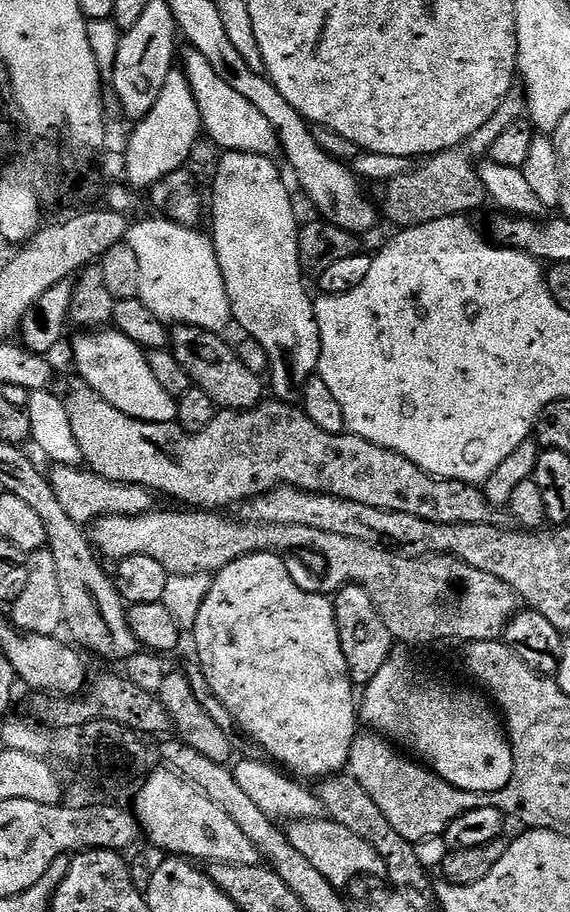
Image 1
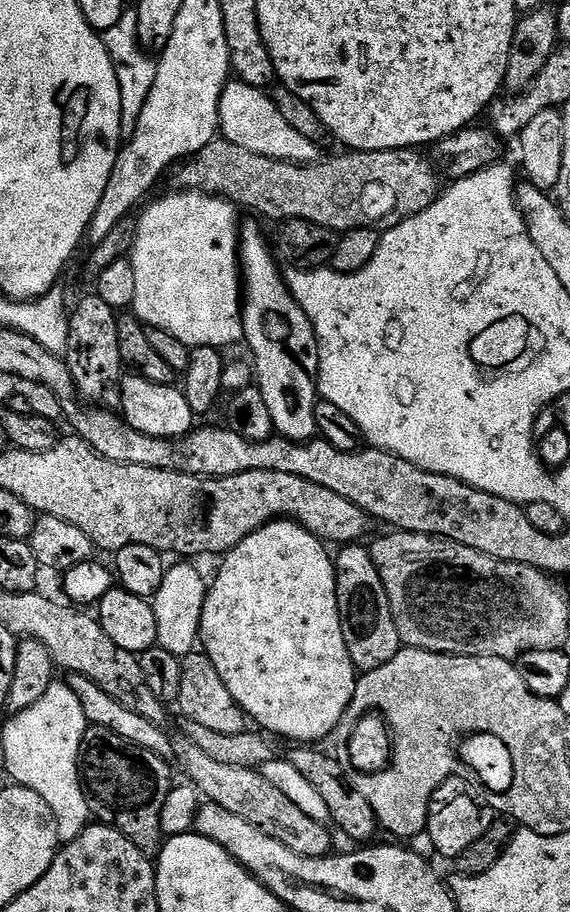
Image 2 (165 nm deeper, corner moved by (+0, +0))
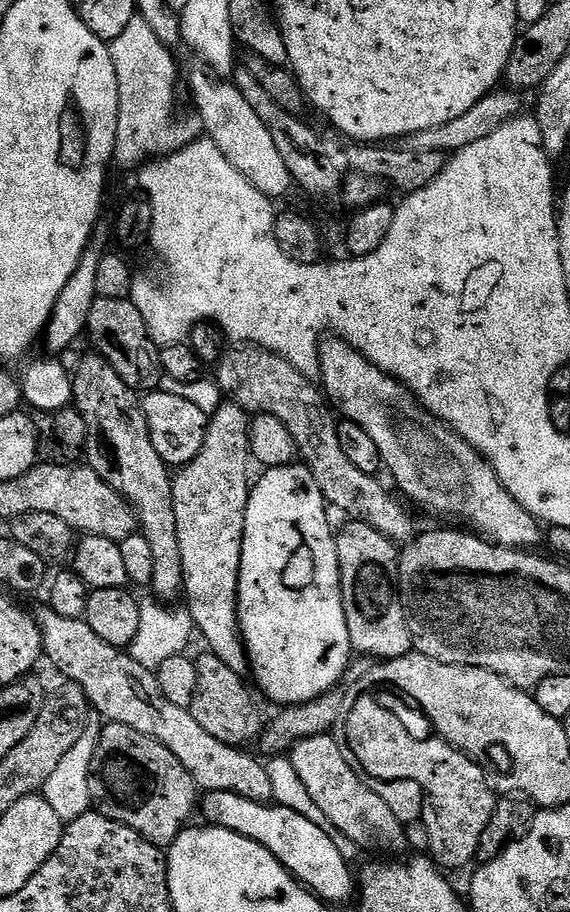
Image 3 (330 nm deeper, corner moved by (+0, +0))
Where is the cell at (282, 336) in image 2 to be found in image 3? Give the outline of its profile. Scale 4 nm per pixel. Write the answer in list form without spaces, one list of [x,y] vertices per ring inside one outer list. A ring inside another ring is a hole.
[[[303,462],[287,464],[281,468],[269,468],[259,473],[260,481],[251,485],[246,506],[246,522],[244,523],[244,541],[242,542],[242,562],[240,563],[240,581],[238,582],[238,618],[240,619],[240,636],[244,639],[244,650],[248,653],[248,663],[251,675],[256,675],[255,687],[265,692],[276,706],[289,704],[301,704],[310,702],[322,694],[333,691],[339,680],[345,679],[348,665],[354,659],[354,649],[350,642],[350,630],[346,626],[346,610],[342,602],[342,590],[340,589],[340,563],[338,562],[338,550],[336,549],[336,537],[334,527],[328,521],[329,505],[324,499],[322,490]]]

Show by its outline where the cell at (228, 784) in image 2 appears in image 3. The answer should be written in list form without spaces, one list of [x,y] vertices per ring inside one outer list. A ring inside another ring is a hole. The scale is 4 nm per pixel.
[[[49,606],[35,609],[34,615],[42,630],[46,660],[65,676],[65,681],[77,684],[85,692],[88,703],[97,713],[105,712],[111,723],[130,726],[162,742],[166,750],[186,766],[197,789],[204,792],[230,790],[242,794],[242,798],[250,798],[250,802],[263,804],[272,800],[267,763],[263,759],[255,760],[248,750],[218,742],[214,734],[206,734],[189,709],[174,706],[174,702],[169,702],[166,694],[162,694],[153,669],[142,666],[142,662],[134,662],[127,651],[110,646],[110,642],[102,642],[83,619],[64,618]]]

